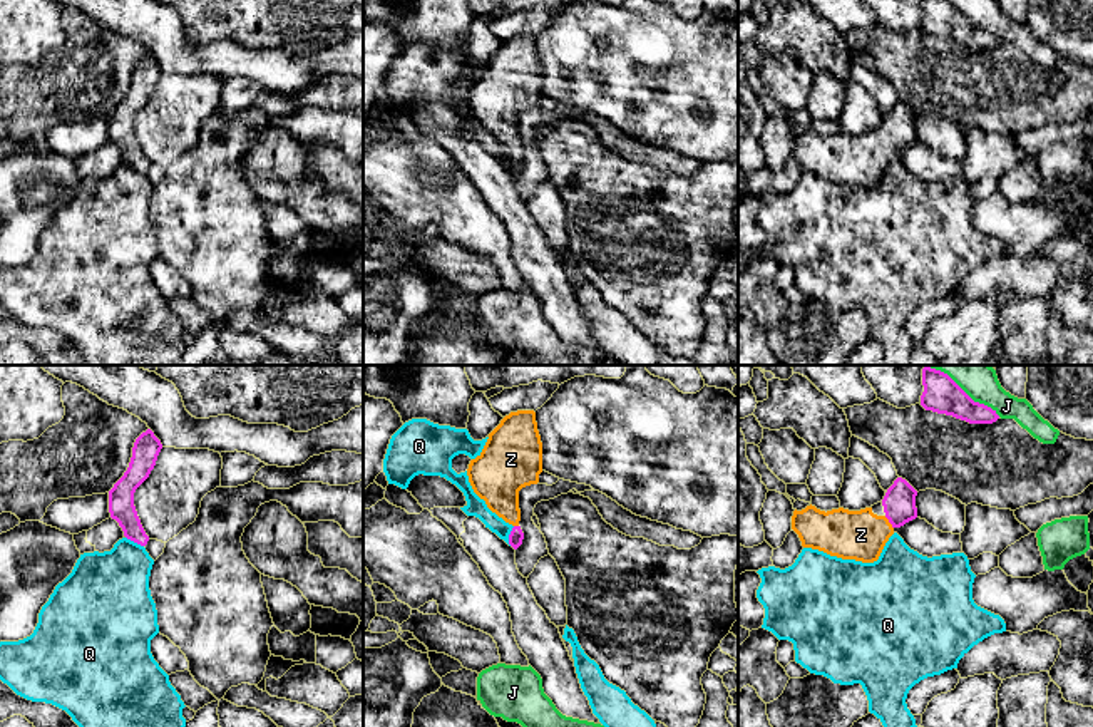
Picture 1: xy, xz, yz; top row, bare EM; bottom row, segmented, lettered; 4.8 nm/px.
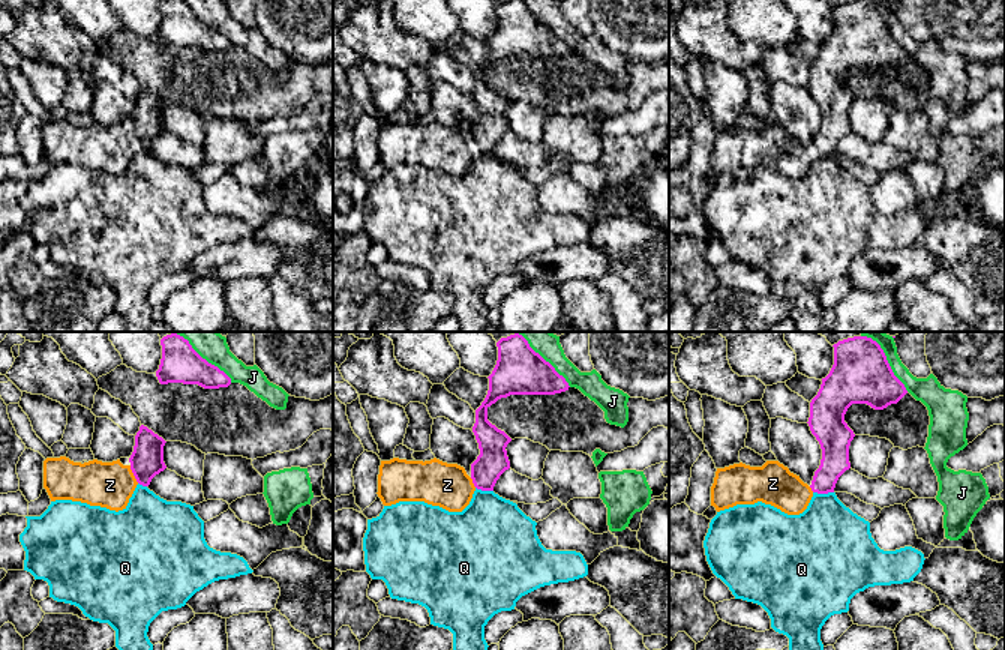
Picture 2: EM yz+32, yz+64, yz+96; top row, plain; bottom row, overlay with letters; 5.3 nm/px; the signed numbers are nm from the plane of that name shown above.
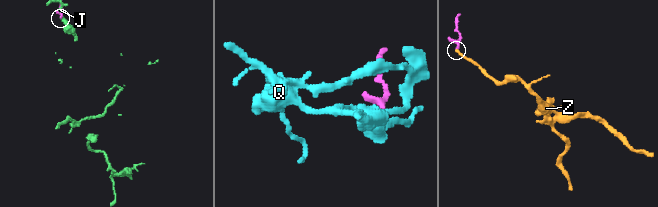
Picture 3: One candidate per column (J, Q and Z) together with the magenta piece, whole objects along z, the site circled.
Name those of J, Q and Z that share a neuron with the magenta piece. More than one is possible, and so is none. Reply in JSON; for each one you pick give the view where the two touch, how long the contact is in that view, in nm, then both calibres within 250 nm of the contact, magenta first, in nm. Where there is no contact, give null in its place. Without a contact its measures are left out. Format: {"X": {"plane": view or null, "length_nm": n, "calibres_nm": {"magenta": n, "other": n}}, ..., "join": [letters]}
{"Z": {"plane": "yz", "length_nm": 80, "calibres_nm": {"magenta": 160, "other": 240}}, "join": ["Z"]}

